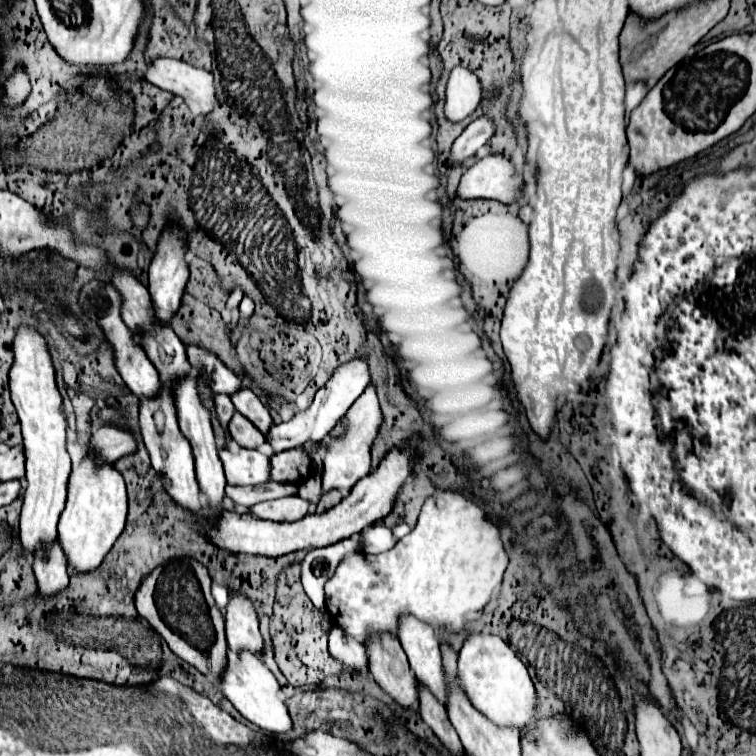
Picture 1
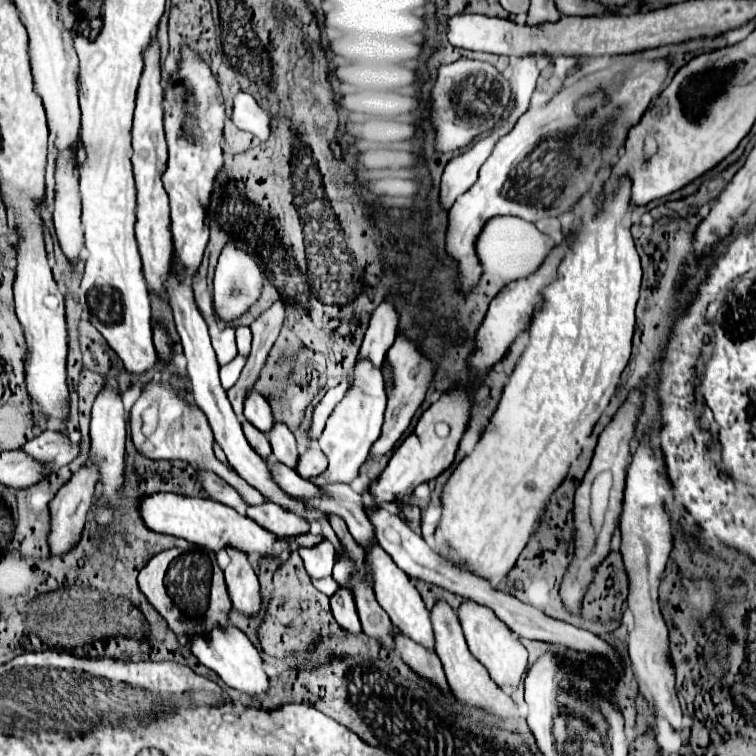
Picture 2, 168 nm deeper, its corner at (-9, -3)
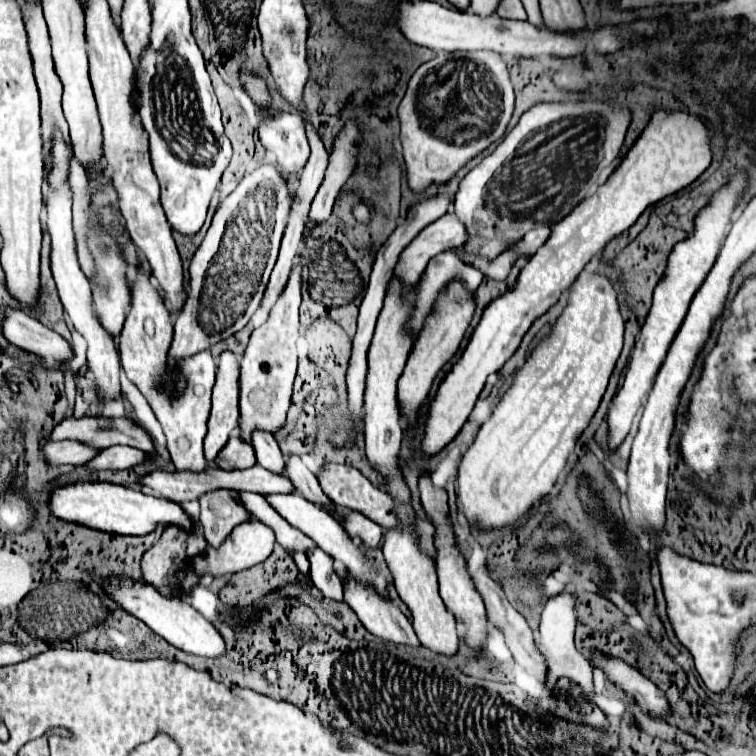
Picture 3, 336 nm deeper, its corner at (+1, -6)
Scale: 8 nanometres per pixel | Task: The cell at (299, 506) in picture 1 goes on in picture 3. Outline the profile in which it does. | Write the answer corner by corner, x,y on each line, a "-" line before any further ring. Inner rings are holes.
250,519
250,521
244,521
244,523
236,525
234,531
228,535
228,539
220,545
218,551
212,549
212,547
208,547
204,559
202,557
200,559
198,557
192,559
192,567
200,575
216,575
216,573
228,575
228,573
238,573
238,571
242,571
246,567
258,565
260,561
268,559
268,555
274,549
274,543
276,543
276,535
274,535
272,527
268,527
266,523
260,523
258,519

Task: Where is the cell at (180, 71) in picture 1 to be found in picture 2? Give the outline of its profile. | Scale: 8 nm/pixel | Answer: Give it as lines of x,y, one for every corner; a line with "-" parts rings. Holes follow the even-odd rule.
240,92
234,98
234,114
232,114
232,122
240,128
240,130
248,130
252,134
256,134
260,140
268,140
270,138
270,114
264,112
262,106
258,106
258,102
250,96

